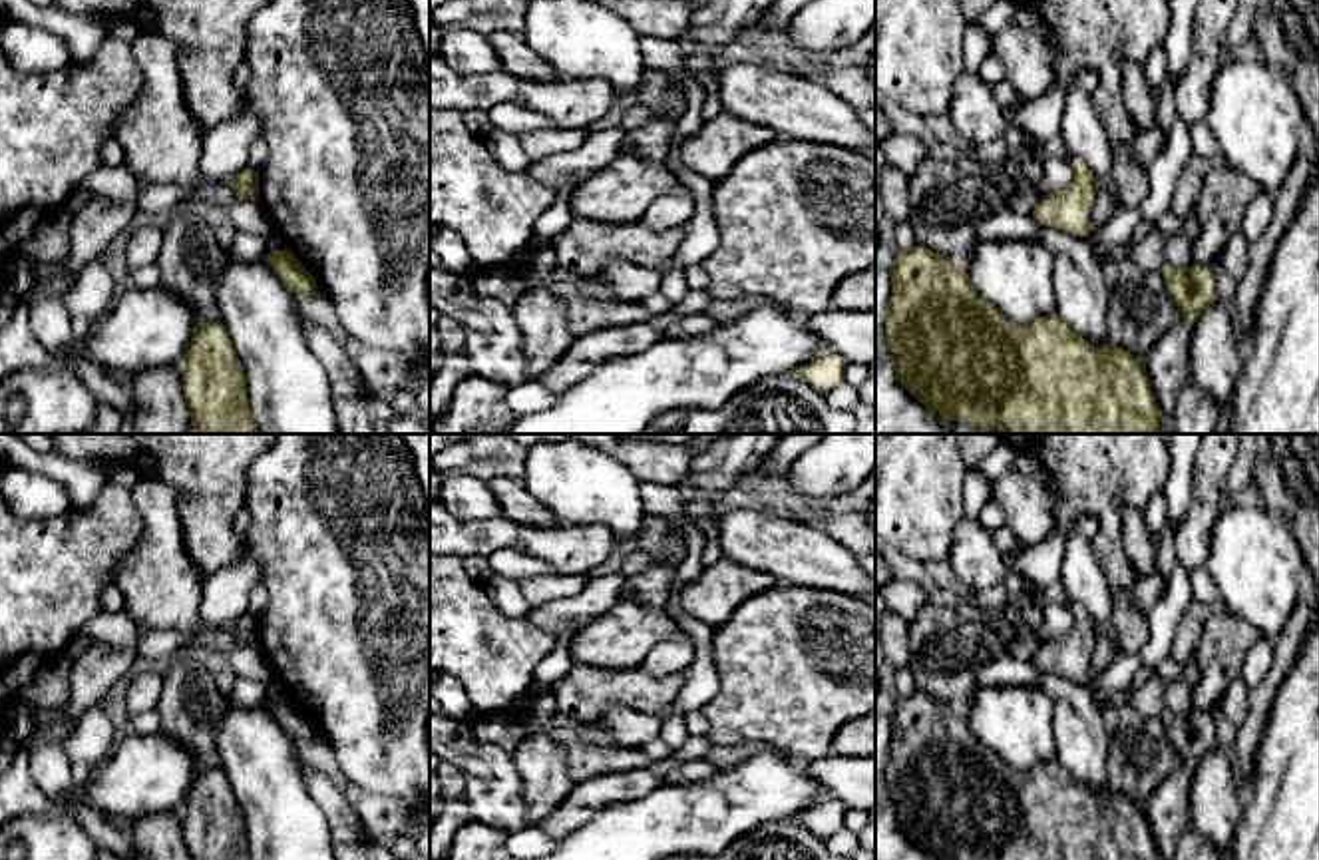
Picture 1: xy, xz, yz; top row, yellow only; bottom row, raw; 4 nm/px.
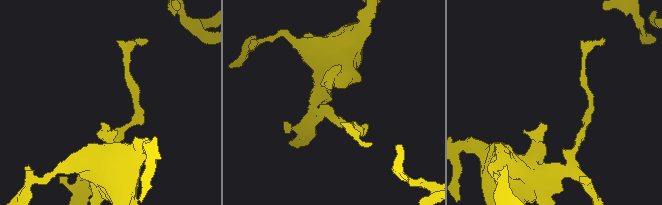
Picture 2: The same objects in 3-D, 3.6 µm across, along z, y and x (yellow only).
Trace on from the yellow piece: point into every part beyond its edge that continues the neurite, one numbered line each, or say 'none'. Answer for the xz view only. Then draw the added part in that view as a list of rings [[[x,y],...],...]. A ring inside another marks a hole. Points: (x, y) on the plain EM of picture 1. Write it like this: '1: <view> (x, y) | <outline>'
1: xz (619, 640) | [[[619,599],[607,613],[589,621],[571,641],[573,665],[599,671],[631,671],[647,653],[678,631],[664,607]]]

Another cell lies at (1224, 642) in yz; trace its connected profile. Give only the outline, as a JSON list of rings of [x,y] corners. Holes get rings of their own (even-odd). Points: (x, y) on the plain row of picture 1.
[[[1224,607],[1206,619],[1196,645],[1200,679],[1190,689],[1194,711],[1214,711],[1220,707],[1225,689],[1241,677],[1241,663],[1259,633]]]

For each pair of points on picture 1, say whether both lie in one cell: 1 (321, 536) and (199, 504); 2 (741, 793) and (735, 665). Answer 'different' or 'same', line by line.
1: different
2: different

